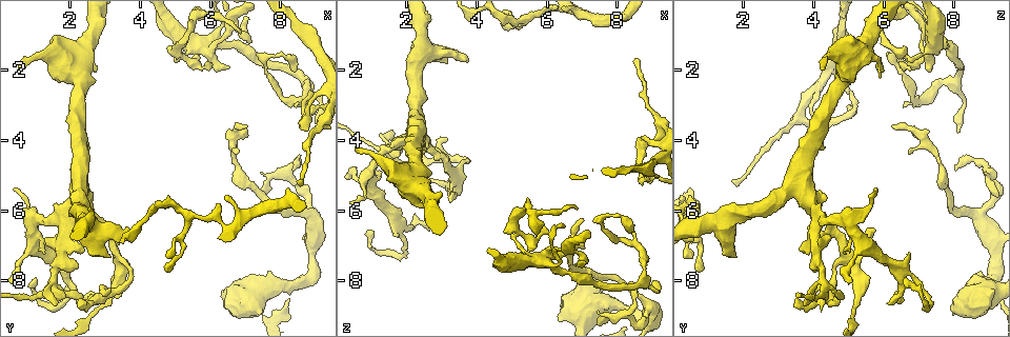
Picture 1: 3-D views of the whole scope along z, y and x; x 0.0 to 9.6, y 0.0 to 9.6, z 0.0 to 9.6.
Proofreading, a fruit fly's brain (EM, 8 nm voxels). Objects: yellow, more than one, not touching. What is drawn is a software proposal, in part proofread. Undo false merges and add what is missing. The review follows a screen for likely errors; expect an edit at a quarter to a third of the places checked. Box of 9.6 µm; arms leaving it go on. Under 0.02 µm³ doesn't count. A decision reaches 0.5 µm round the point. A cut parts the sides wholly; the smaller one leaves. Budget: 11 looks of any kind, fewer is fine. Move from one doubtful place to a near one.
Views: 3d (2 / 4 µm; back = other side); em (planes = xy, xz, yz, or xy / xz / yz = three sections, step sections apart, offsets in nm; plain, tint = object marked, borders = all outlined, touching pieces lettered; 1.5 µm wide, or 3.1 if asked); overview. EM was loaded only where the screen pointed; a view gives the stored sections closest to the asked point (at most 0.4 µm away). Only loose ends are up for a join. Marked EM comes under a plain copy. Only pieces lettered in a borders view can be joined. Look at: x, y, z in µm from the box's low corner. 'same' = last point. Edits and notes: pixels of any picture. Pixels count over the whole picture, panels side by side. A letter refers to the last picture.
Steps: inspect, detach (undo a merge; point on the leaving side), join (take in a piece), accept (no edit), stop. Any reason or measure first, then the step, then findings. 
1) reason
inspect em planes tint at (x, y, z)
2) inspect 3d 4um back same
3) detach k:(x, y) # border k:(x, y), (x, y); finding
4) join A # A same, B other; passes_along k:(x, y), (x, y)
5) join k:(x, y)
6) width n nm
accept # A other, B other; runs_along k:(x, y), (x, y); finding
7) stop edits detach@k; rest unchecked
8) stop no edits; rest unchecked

arms part here
inspect em xy step 4 tint at (1.00, 6.25, 4.85)

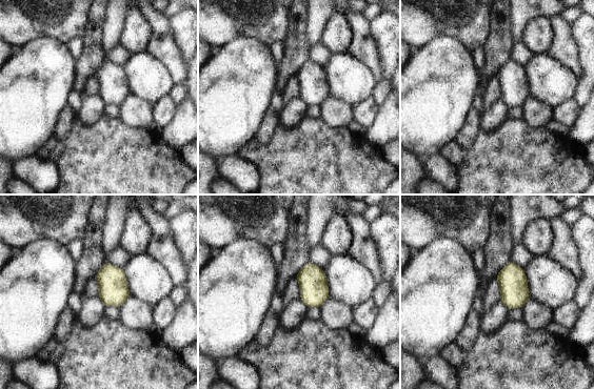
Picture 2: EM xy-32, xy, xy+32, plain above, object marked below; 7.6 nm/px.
cut it another way
inspect em planes borders same

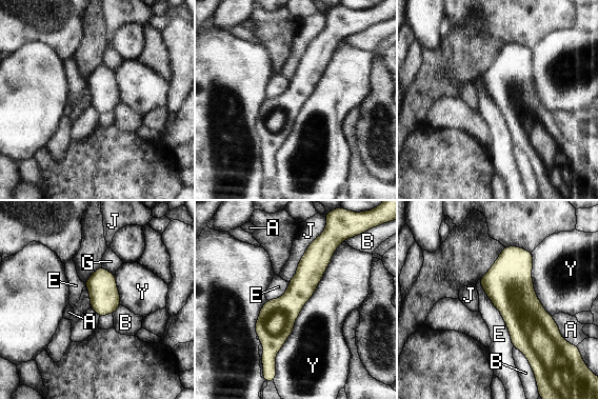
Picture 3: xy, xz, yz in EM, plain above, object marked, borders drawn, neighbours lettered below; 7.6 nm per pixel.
accept # A other, B other, E other, G other, J other, Y other; runs_along 3:(318, 242), (272, 359); one neuron here

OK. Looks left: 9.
free end
inspect em planes borders at (1.75, 7.20, 6.75)

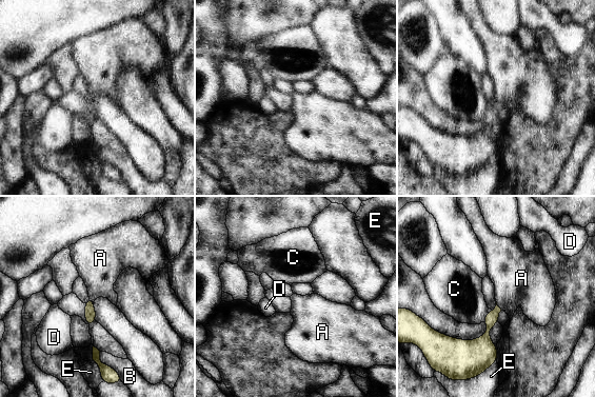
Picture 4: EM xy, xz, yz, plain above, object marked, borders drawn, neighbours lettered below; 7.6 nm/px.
accept # A other, B other, C other, D other, E other; border 4:(496, 301), (496, 304), (501, 310); none of them fits

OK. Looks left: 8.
sudden change in width
inspect 3d 2um at (2.75, 6.25, 4.35)

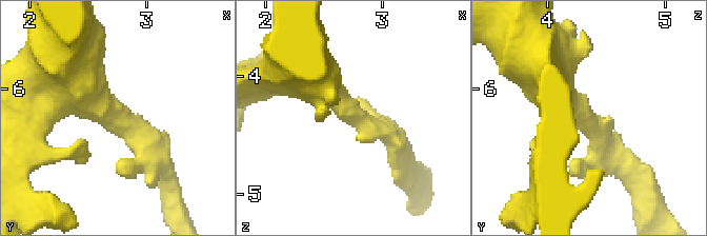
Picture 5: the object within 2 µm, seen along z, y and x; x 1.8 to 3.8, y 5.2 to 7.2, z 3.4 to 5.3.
arm_widths 200, 500 nm
inspect em planes tint at (2.70, 6.22, 4.30)

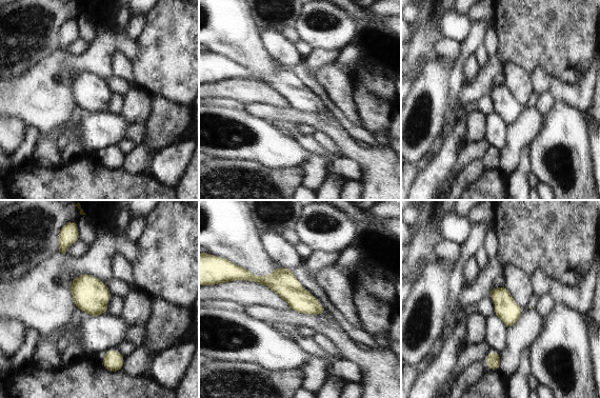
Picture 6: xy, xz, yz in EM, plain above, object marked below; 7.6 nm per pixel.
see the neighbours
inspect em planes borders same

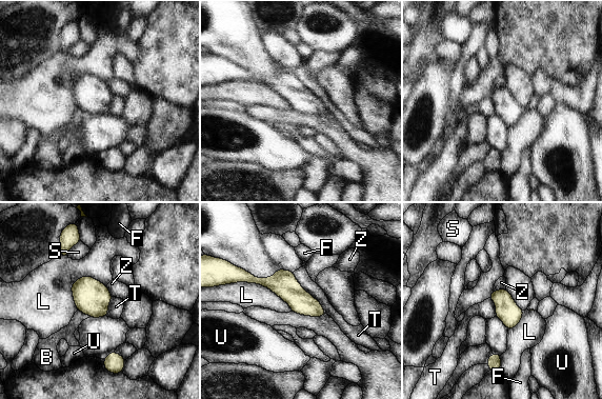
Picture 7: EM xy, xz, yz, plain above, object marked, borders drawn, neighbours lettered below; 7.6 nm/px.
longest_contact L 500 nm
accept # B other, F other, L other, S other, T other, U other, Z other; continuous, no second neuron

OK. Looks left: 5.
an open end
inspect 3d 4um at (8.85, 2.65, 5.05)

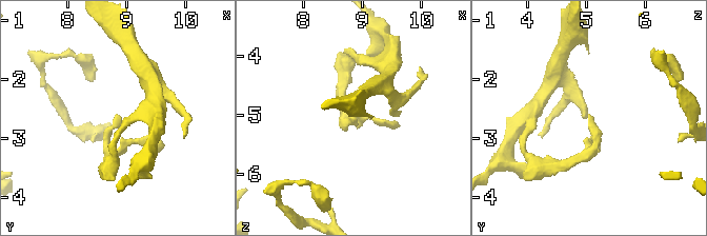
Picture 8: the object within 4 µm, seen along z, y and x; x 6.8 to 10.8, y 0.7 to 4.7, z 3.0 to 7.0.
now the EM
inspect em planes tint at (8.90, 2.60, 5.10)

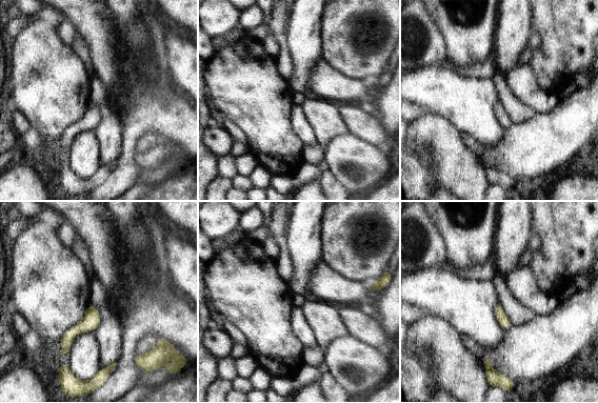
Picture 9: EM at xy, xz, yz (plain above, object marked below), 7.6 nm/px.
inspect em planes borders same

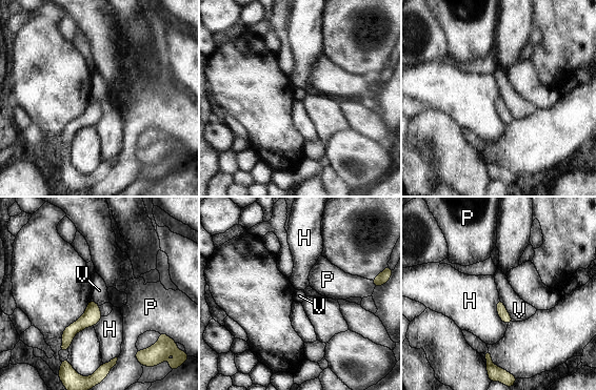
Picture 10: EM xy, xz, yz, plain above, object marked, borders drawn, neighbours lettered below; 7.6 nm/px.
accept # H other, P other, V other; no lettered piece goes on from it

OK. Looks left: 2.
stop no edits; rest unchecked

